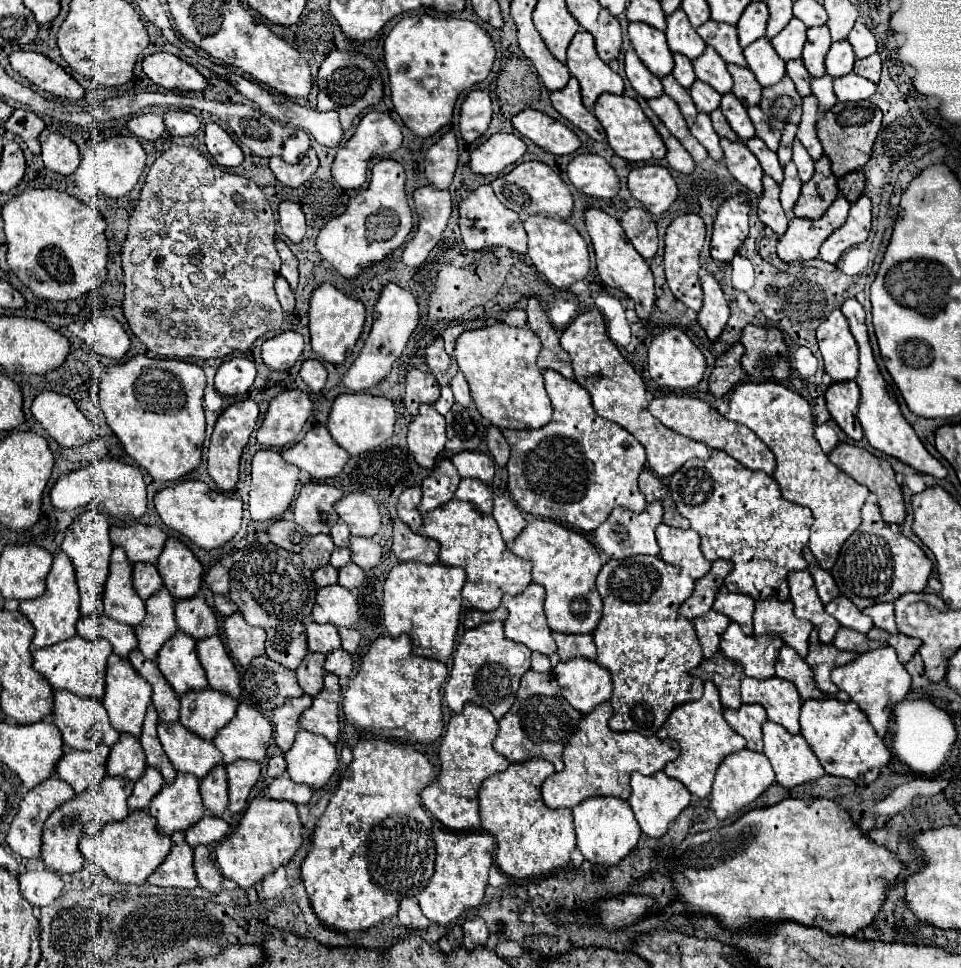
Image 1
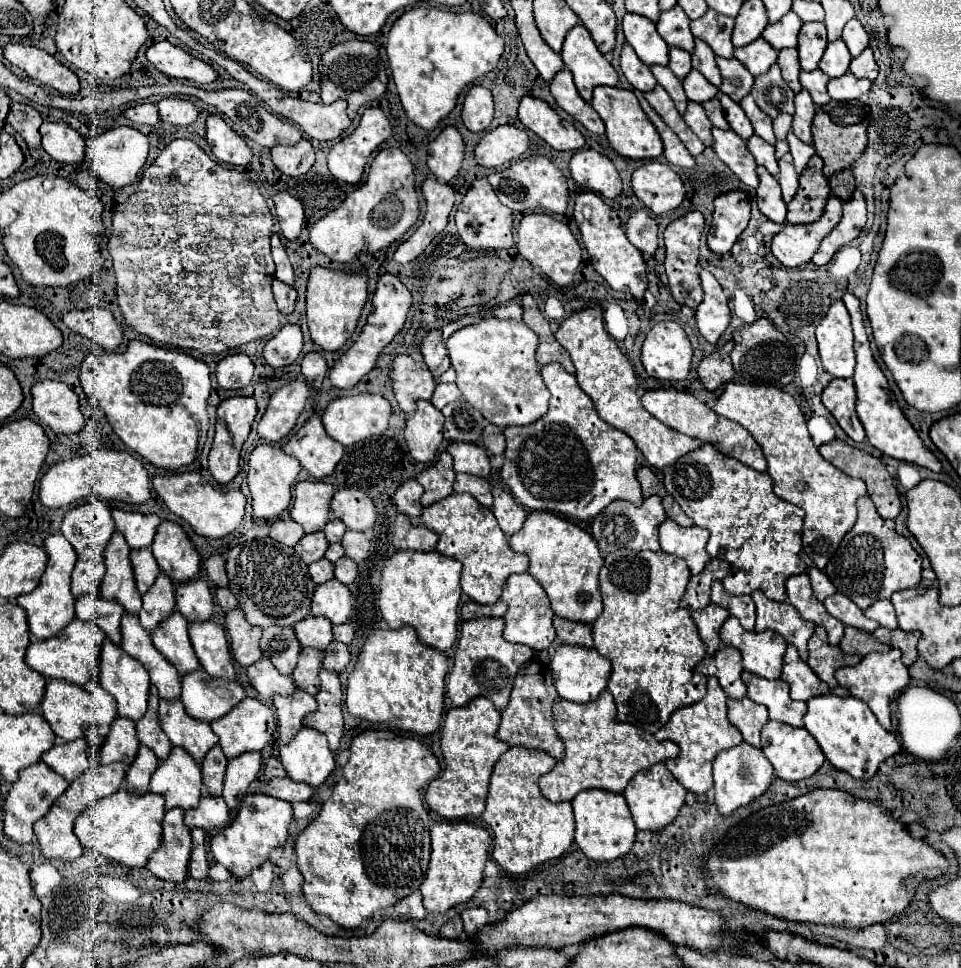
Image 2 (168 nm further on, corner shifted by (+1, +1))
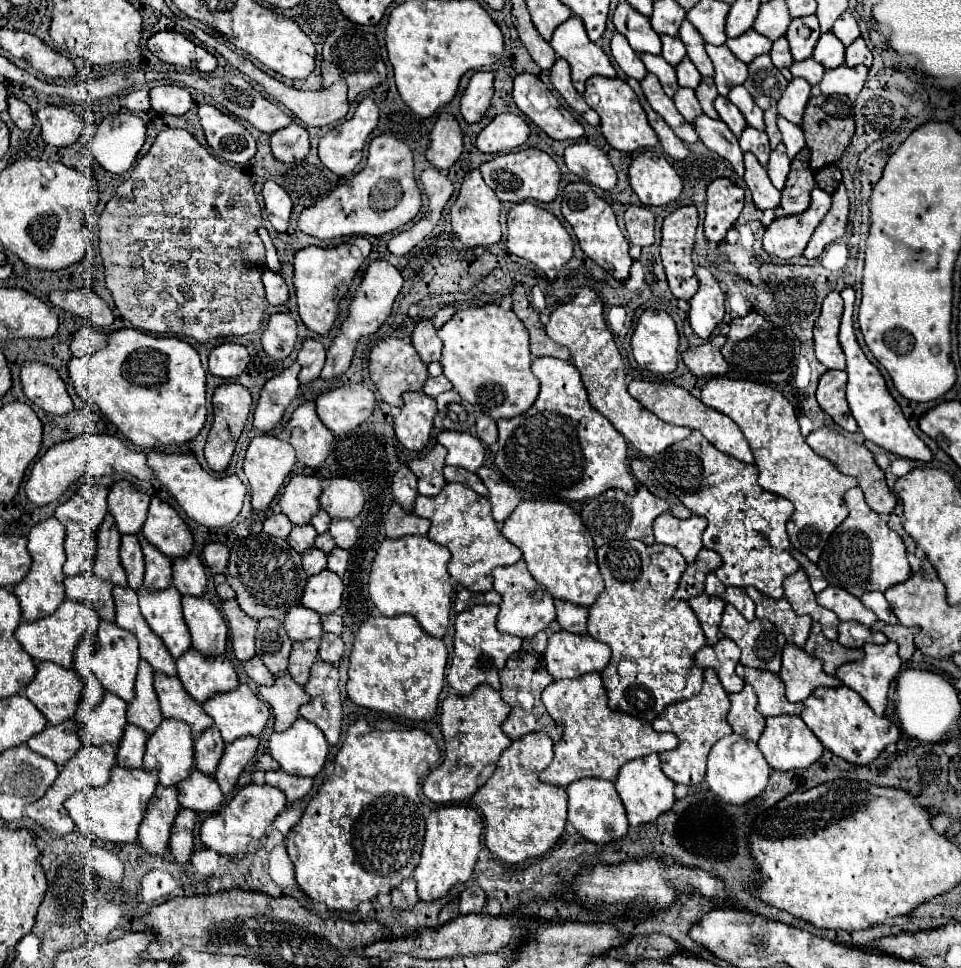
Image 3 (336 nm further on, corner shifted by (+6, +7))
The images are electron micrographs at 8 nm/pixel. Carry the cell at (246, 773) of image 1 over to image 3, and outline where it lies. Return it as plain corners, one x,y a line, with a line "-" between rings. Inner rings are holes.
238,738
236,742
226,744
224,754
216,768
216,780
224,794
230,794
240,772
252,760
258,750
258,738

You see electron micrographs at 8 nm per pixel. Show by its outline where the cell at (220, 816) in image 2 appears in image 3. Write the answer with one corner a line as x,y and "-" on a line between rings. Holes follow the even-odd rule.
192,768
192,774
178,786
180,806
190,808
194,812
212,814
220,808
222,800
224,800
224,794
222,794
218,782
212,776
202,774
196,768

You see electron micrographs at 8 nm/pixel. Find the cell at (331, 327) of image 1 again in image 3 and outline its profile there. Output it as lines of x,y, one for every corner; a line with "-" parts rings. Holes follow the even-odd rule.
350,238
344,244
334,248
320,248
308,246
296,252
294,256
294,288
296,288
296,302
302,322
316,334
328,334
334,326
338,304
348,290
354,274
358,272
360,264
368,258
372,244
368,238

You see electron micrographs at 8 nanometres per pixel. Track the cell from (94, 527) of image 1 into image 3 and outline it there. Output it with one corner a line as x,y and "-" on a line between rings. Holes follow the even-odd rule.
86,482
78,488
78,492
68,502
64,502
56,508
54,516
66,526
66,542
64,542
64,550
66,550
64,574
66,576
76,576
76,574
92,570
92,562
94,562
94,554
96,554
96,532
108,512
106,496
108,496
108,488

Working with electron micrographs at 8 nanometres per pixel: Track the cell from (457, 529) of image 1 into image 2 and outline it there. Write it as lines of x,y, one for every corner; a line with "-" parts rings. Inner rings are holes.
451,494
445,500
439,500
423,508
423,524
431,532
439,534
437,552
449,558
457,558
463,564
461,588
477,604
493,604
501,598
505,580
511,574
523,574
529,570
529,558
517,554
509,548
505,534
501,532
493,512
481,506
469,494

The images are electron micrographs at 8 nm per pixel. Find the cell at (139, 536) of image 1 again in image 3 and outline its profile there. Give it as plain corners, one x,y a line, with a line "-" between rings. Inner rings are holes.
126,480
116,482
108,494
108,512
114,516
120,534
138,534
148,514
150,494

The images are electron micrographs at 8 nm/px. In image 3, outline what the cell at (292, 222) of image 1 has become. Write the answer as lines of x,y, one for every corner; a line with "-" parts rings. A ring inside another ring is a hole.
274,180
264,182
262,196
264,196
264,210
268,214
270,224
274,226
276,232
286,232
290,212
292,212
290,196

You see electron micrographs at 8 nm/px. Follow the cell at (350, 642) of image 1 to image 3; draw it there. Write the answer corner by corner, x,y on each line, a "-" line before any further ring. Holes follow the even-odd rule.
338,614
322,616
322,630
332,632
332,634
340,634
342,632
342,618

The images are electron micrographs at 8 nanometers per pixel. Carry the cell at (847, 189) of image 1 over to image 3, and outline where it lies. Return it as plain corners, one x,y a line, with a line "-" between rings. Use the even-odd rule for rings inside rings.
828,164
828,166
820,168
820,170
816,170
816,172
814,172
814,178
816,178
818,186
820,186
824,192
832,194
832,192
838,188
838,184
842,182
842,172
838,170
836,164

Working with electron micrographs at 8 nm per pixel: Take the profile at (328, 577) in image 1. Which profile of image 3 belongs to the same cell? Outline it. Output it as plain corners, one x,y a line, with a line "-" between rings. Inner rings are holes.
308,548
306,552
302,552
302,566
306,570
306,574
318,574
320,570
326,568
326,554
320,552
318,548

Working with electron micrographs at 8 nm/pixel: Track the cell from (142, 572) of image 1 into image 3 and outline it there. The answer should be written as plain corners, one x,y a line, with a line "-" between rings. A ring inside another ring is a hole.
122,536
122,546
120,546
120,558
122,566
128,574
128,586
132,590
138,590
144,580
144,556
142,556
142,546
136,536

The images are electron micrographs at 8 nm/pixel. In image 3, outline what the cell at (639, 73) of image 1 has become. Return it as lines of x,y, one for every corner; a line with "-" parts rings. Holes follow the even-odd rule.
616,32
616,34
612,36
610,48
612,48
612,56
614,56
616,64
618,64
630,78
642,80
642,78
648,74
644,62
642,62
640,56
628,46
628,40
626,40
622,34

